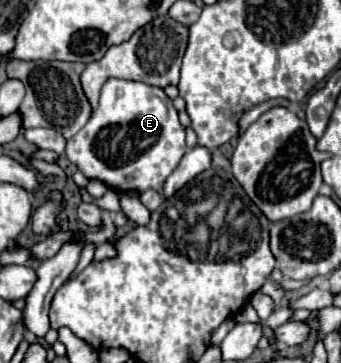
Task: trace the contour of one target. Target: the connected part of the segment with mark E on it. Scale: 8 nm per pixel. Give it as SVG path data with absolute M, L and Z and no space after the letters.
M111 79L101 89L99 107L93 111L87 125L67 141L65 155L67 159L77 165L77 169L87 177L101 181L109 189L117 193L137 191L143 193L147 189L155 189L159 195L163 195L163 183L171 175L171 171L179 165L181 157L185 155L185 129L181 127L177 119L177 111L173 109L171 99L165 95L163 89L143 85L141 81L123 81L123 79Z

